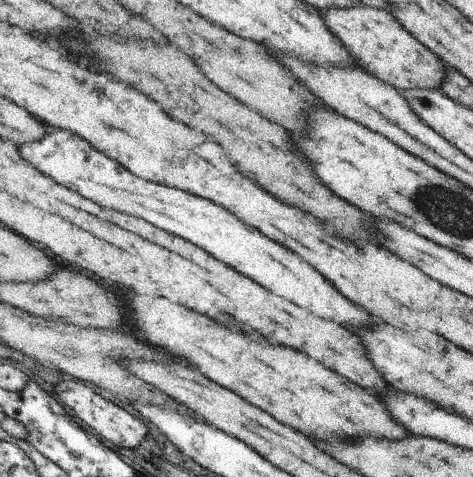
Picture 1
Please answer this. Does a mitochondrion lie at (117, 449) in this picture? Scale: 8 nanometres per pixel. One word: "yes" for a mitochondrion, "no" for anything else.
no

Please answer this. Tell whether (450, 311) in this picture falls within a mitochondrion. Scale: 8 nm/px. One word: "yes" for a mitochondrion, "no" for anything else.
no

